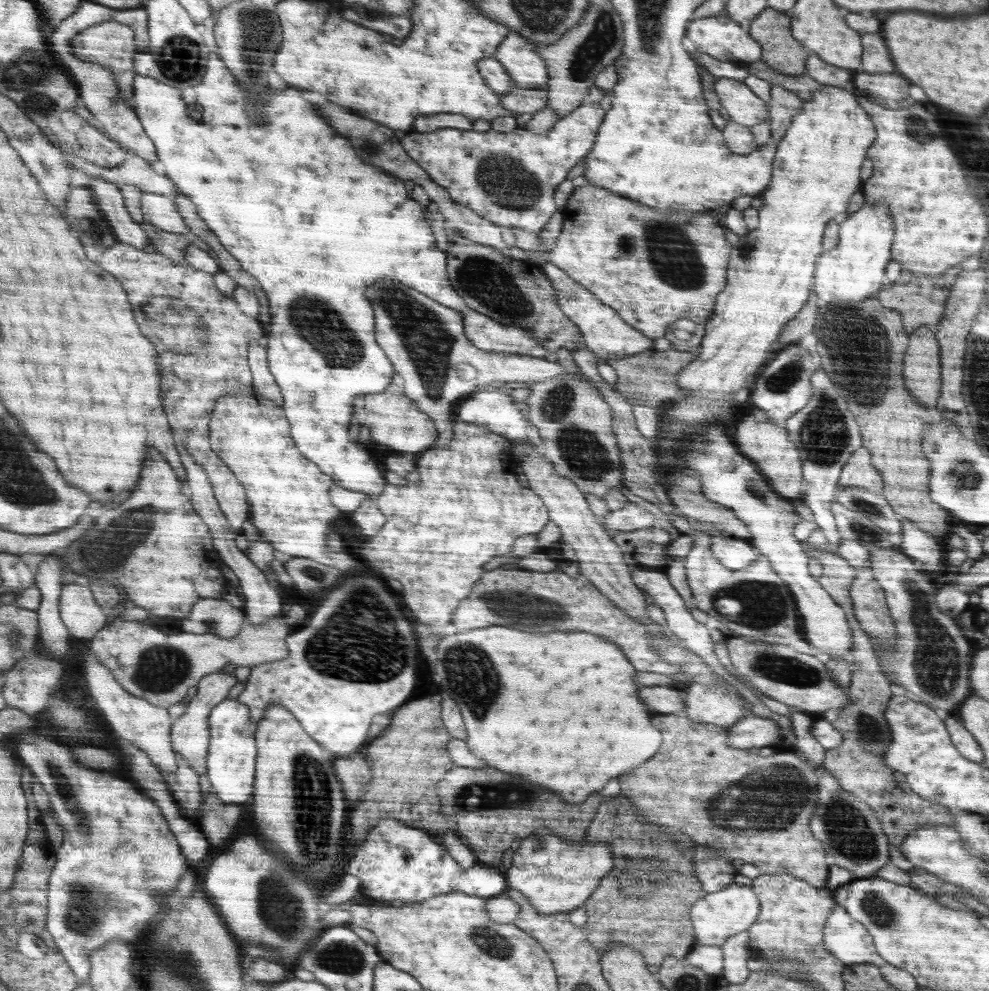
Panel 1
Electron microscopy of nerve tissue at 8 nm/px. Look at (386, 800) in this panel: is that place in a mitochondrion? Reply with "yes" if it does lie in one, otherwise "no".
no

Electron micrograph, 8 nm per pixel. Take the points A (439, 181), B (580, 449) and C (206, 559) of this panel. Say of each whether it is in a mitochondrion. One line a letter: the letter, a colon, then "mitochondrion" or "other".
A: other
B: mitochondrion
C: other

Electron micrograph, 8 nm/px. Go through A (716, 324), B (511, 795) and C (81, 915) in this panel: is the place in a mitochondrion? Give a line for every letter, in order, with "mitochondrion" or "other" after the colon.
A: other
B: mitochondrion
C: mitochondrion

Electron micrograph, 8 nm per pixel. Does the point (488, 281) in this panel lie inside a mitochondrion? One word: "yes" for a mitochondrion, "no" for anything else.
yes

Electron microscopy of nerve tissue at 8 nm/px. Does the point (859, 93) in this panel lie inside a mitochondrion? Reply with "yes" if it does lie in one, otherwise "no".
no

